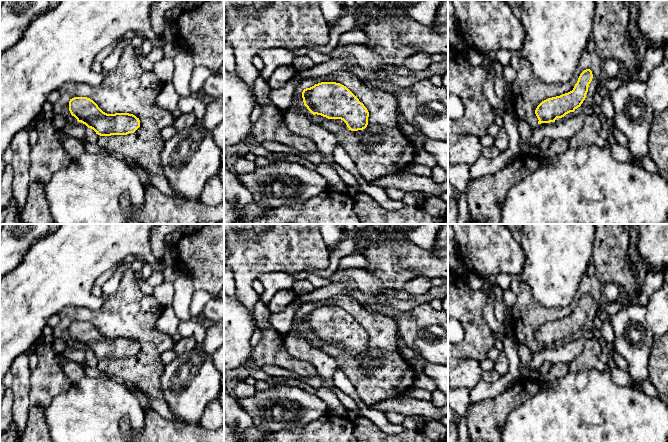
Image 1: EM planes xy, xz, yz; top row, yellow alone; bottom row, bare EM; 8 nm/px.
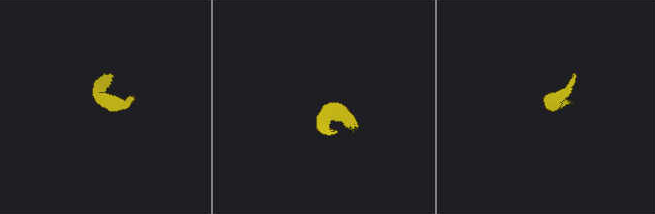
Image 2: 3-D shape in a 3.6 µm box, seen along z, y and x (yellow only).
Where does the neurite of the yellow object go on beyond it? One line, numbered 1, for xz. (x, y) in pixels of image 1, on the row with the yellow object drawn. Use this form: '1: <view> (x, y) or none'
1: none

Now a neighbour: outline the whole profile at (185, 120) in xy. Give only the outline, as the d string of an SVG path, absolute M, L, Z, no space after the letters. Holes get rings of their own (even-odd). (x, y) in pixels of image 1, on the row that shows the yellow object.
M187 113L187 114L182 114L180 117L176 118L174 120L174 127L177 131L181 131L191 125L193 125L196 122L196 117L191 114L191 113Z

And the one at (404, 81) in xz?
M379 70L376 73L380 79L394 83L397 86L401 86L403 88L410 87L416 81L429 79L431 77L431 74L427 70L415 72L415 74L411 76L398 76L396 74L387 74Z

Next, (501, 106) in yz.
M479 50L484 56L484 60L482 62L482 66L488 68L488 75L486 81L483 85L483 93L488 102L492 105L493 109L501 115L505 114L514 114L514 108L510 99L503 100L496 95L494 90L494 81L495 81L495 70L490 68L491 58L486 51Z

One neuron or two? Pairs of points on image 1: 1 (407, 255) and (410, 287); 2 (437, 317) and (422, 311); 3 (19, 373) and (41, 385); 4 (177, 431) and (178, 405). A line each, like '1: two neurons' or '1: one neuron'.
1: two neurons
2: one neuron
3: two neurons
4: two neurons

